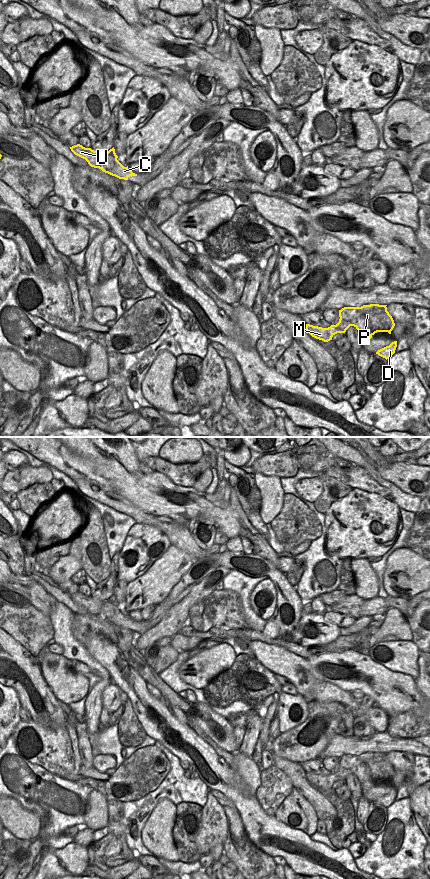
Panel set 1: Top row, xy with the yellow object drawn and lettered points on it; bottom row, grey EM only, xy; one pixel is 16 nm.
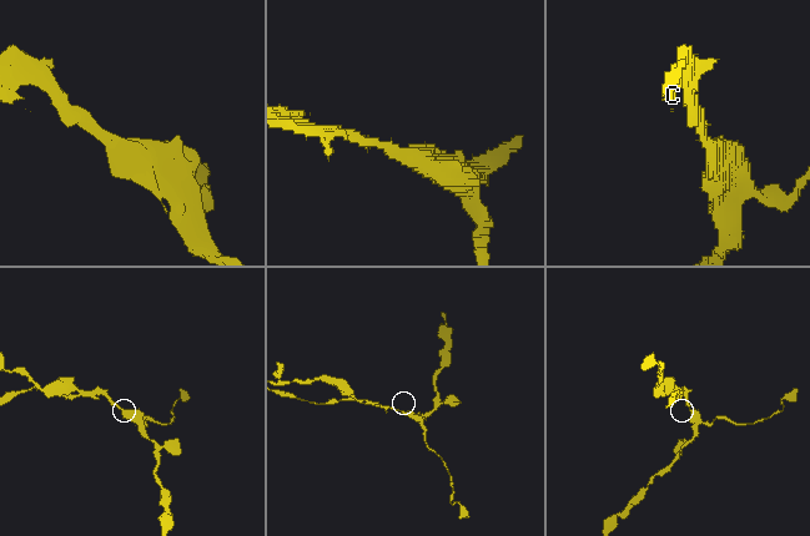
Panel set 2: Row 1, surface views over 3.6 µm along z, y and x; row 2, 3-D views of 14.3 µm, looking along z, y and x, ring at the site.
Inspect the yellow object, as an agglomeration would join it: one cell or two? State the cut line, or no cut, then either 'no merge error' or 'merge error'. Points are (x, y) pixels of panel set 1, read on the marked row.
cut xy (116, 158), (106, 154), (102, 162), (94, 167); merge error

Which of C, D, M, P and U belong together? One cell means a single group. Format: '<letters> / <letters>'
C / D M P U

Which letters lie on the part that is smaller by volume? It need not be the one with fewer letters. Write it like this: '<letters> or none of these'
C

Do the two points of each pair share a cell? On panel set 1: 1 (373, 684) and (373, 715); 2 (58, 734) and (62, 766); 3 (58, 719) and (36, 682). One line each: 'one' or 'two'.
1: two
2: one
3: one

